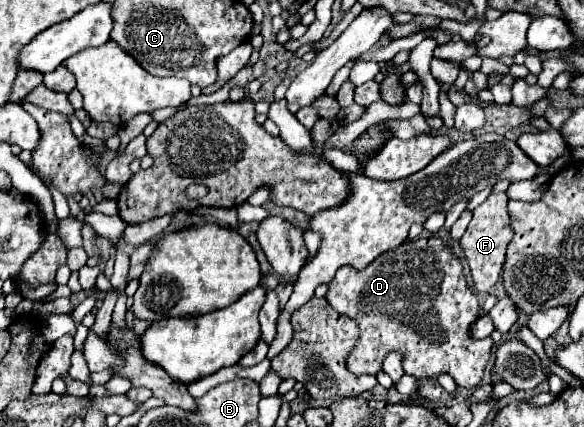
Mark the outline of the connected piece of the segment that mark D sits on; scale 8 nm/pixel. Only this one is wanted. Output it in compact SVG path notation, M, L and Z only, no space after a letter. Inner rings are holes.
M420 238L412 242L404 242L402 246L384 252L362 272L342 266L332 282L328 284L326 300L344 316L358 320L360 324L360 340L346 366L354 374L378 374L382 370L382 362L390 352L398 352L402 356L402 368L406 374L418 378L436 378L440 372L448 372L458 386L476 388L482 380L484 366L490 358L492 338L474 340L470 338L470 326L480 316L480 306L476 294L468 288L466 278L462 274L462 264L450 252L450 248L440 238Z

